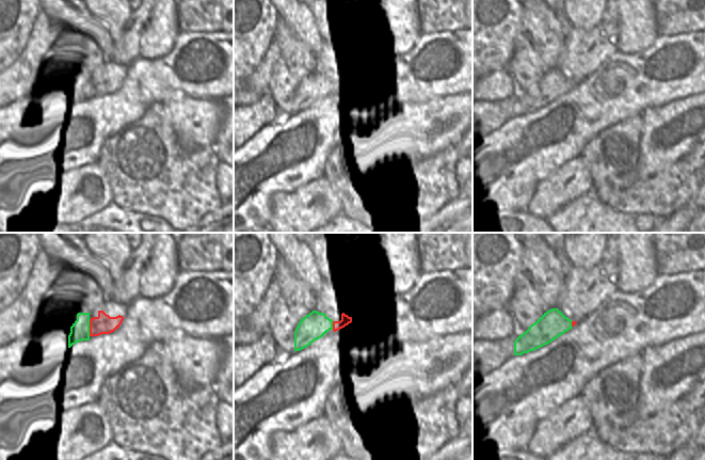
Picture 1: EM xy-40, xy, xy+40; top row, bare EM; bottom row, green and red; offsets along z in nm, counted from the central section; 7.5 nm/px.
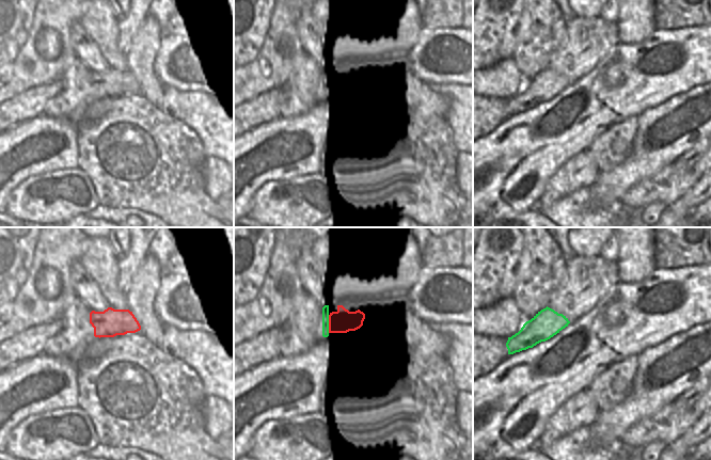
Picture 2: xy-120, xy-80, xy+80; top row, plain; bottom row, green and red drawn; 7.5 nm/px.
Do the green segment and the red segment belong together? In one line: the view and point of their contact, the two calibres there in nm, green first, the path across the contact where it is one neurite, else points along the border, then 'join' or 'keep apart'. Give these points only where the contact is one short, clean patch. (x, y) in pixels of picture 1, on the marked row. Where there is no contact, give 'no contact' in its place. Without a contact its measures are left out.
xy-40 (89, 328) | 140/150 nm | across xy-40 (80, 330), (89, 328), (103, 323) | join

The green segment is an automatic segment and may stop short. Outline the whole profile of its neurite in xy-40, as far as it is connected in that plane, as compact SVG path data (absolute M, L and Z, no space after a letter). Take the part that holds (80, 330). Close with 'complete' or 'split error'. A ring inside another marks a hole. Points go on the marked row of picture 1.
M98 311L98 316L93 318L90 317L90 313L78 313L77 320L70 327L68 348L76 343L90 340L91 336L114 332L119 328L123 320L123 316L110 317L103 311Z; split error

